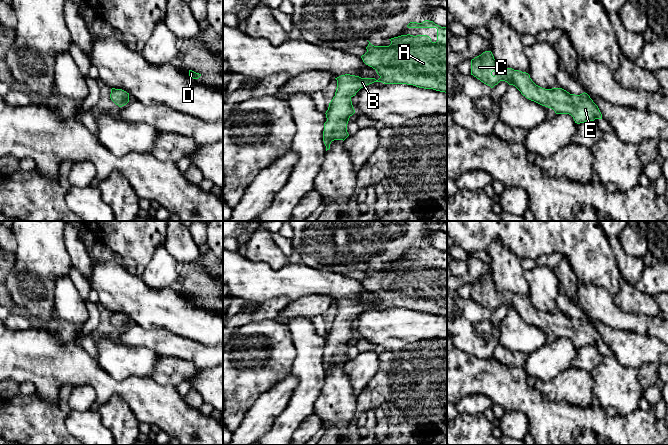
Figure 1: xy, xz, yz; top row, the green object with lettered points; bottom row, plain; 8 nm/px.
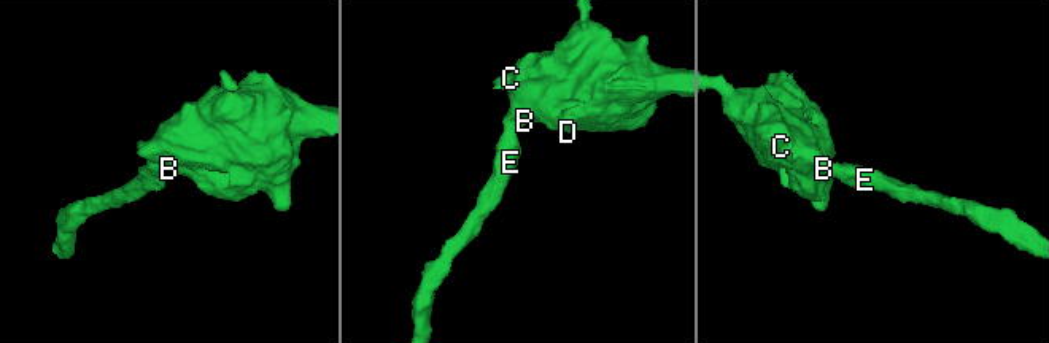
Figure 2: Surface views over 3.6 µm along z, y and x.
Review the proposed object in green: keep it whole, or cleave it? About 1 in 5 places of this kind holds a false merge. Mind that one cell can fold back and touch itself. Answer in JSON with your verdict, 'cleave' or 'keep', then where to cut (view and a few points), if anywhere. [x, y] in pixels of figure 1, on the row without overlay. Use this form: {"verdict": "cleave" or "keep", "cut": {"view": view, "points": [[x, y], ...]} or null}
{"verdict": "keep", "cut": null}

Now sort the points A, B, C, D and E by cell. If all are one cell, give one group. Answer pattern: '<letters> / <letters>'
A B C D E

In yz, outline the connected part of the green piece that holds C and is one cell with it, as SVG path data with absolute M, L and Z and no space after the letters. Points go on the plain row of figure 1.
M485 275L471 284L471 299L491 312L505 305L515 310L527 323L553 333L556 338L571 339L577 348L602 343L598 330L587 317L575 319L562 312L542 312L526 296L500 292L491 275Z

